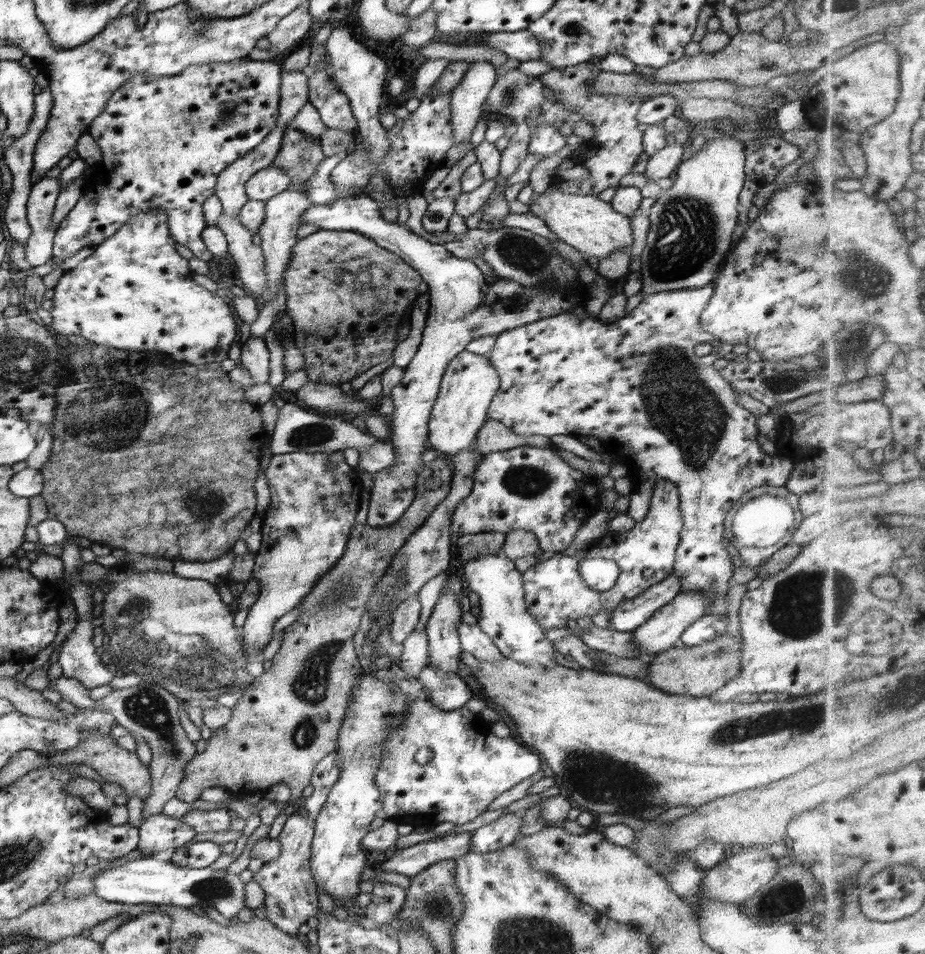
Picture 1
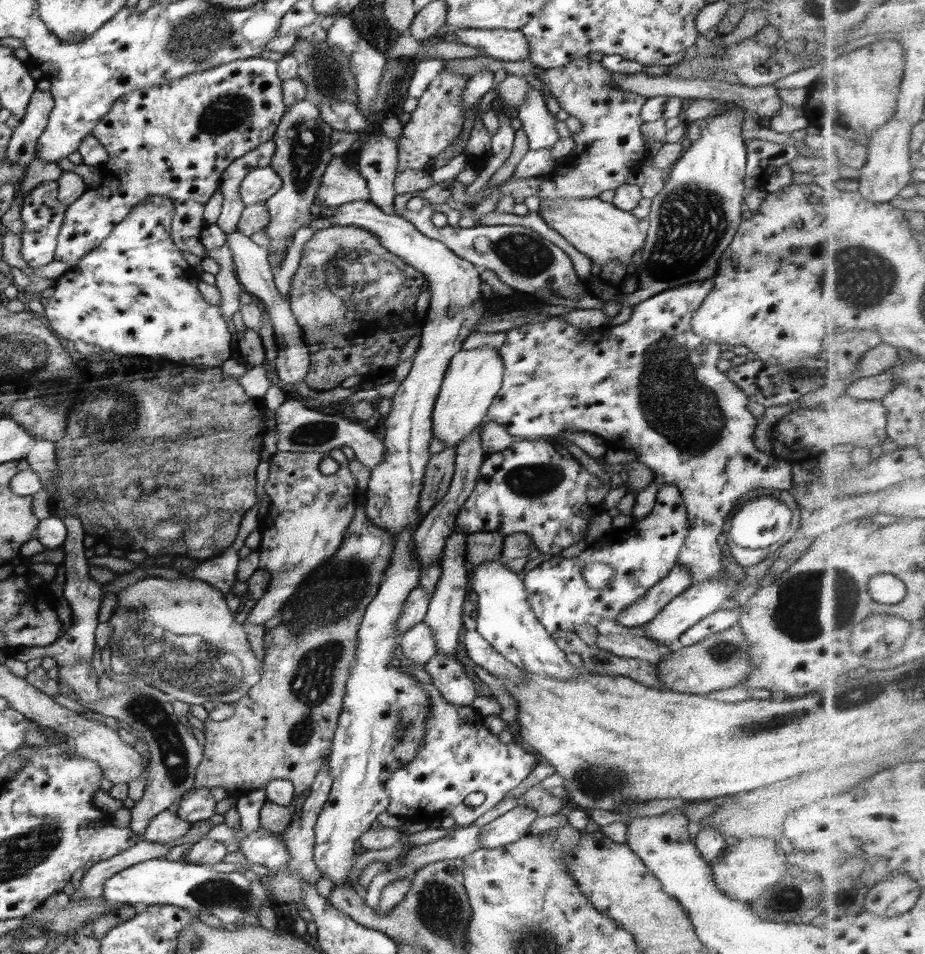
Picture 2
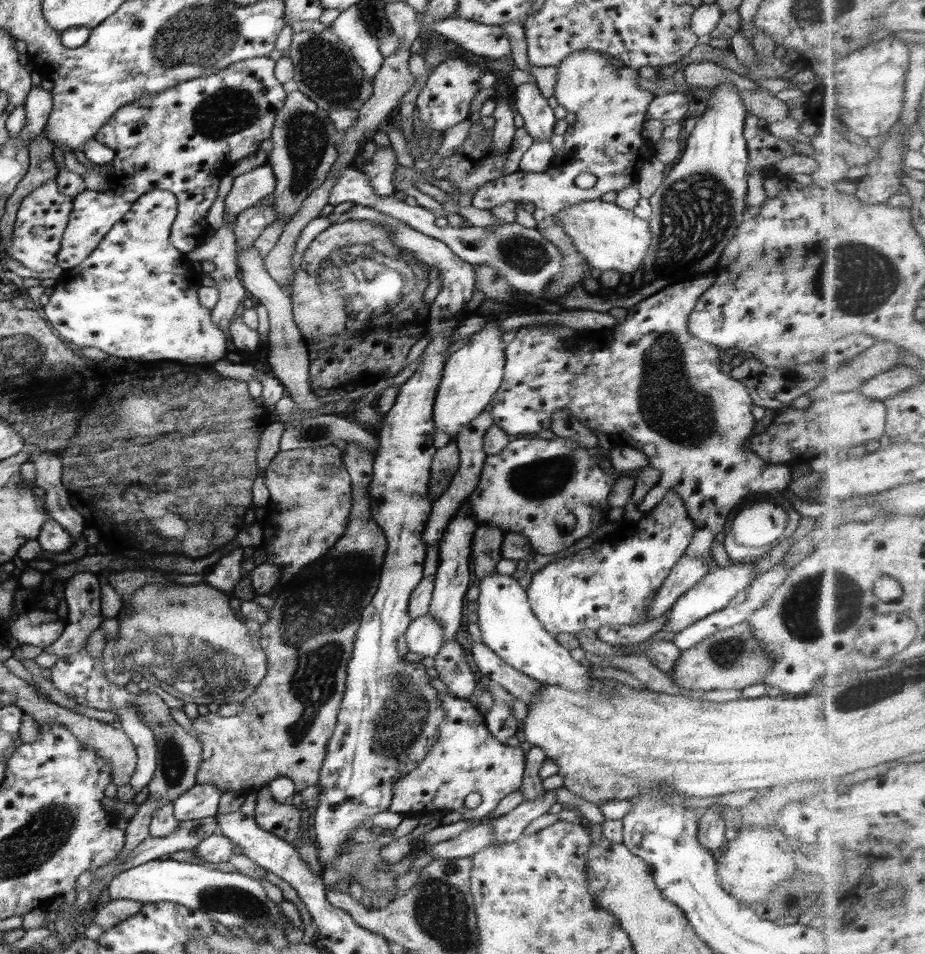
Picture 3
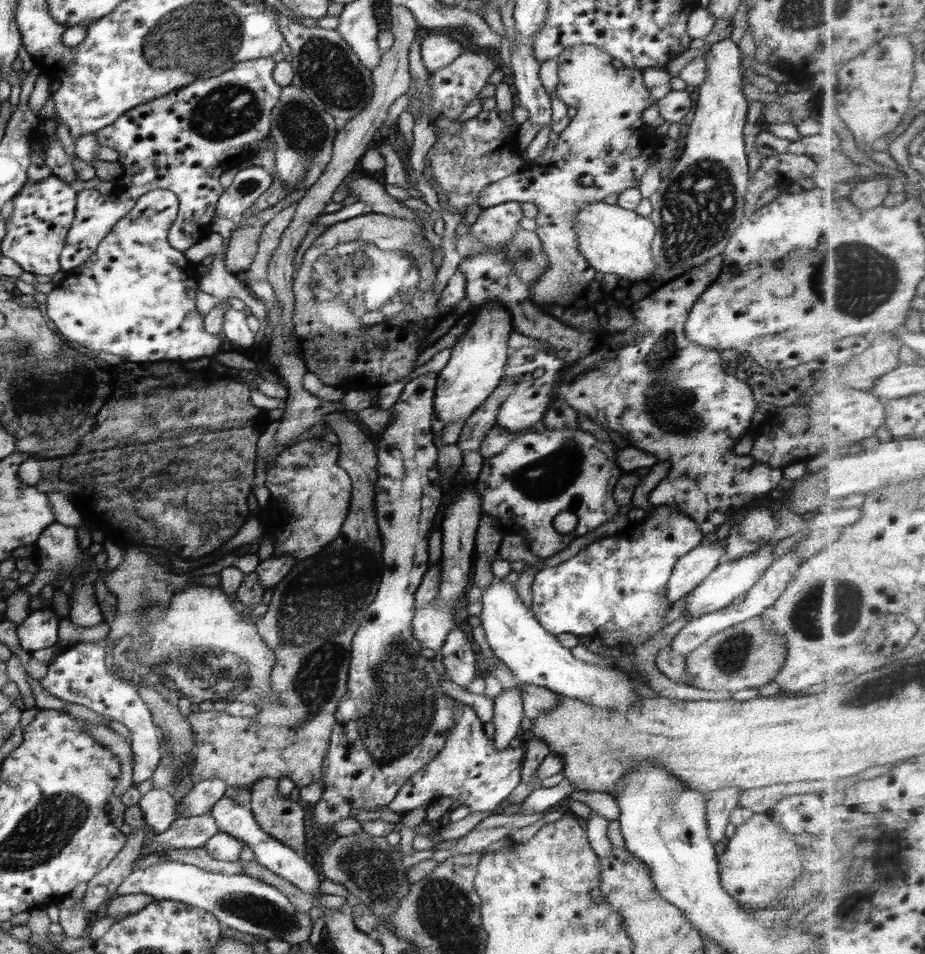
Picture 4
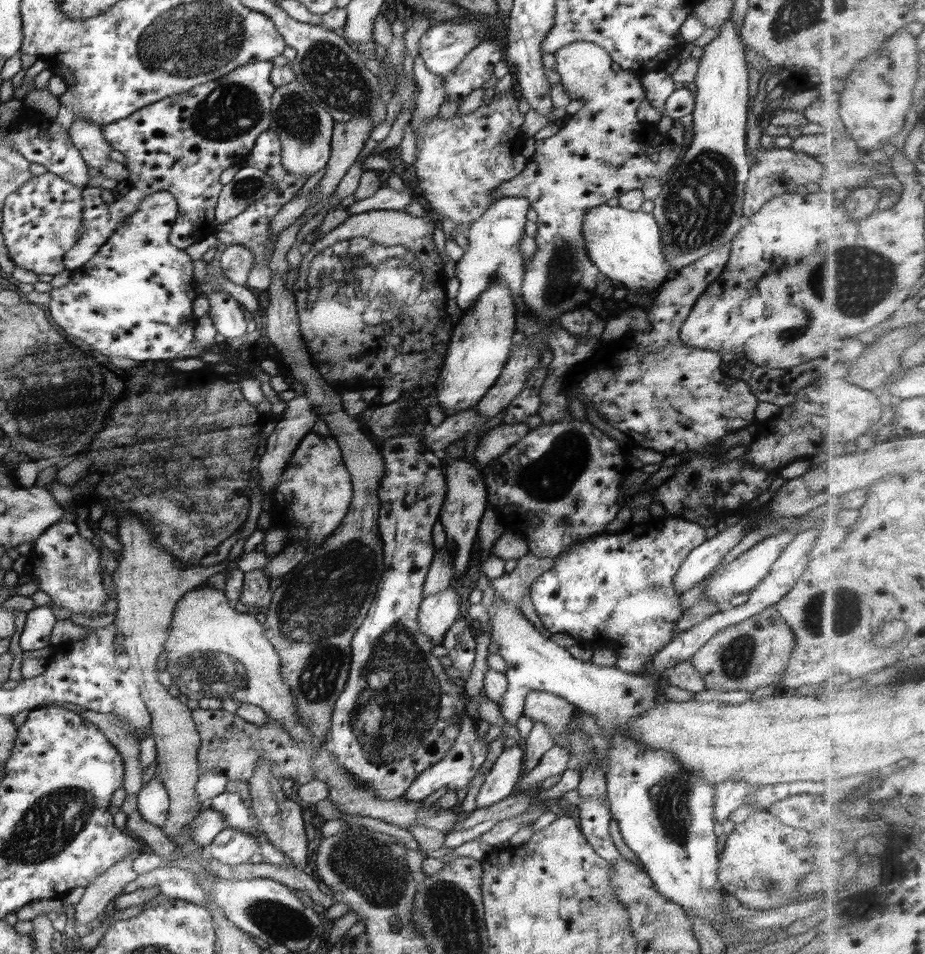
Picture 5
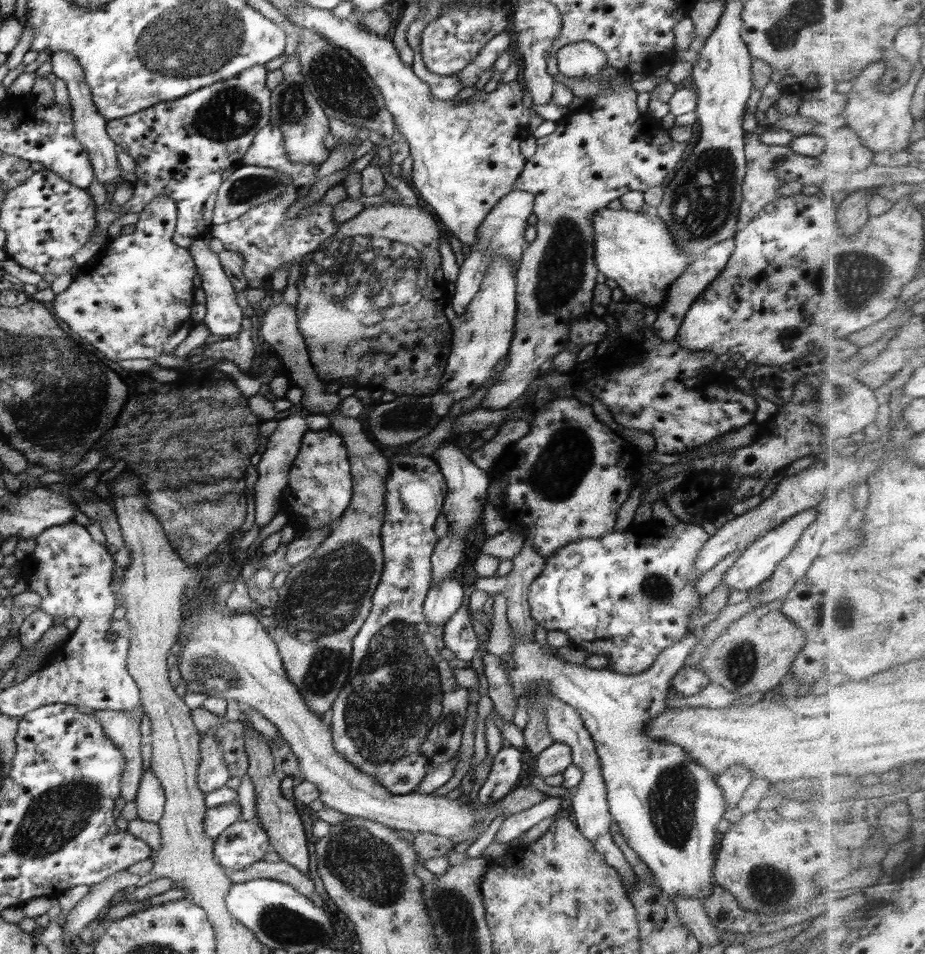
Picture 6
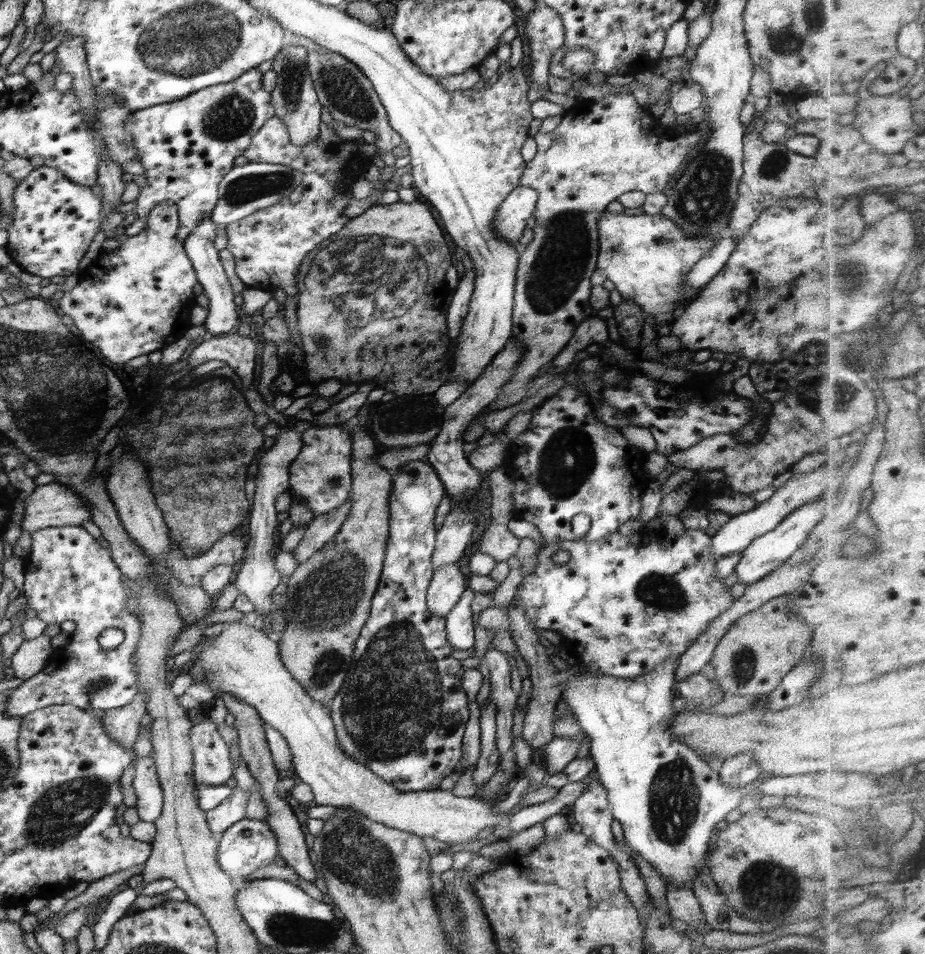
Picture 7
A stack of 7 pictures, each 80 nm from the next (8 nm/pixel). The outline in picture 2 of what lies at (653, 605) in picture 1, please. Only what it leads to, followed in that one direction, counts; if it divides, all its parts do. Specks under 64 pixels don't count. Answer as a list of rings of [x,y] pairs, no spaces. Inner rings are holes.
[[[677,563],[640,600],[632,603],[618,615],[618,624],[624,628],[640,631],[642,626],[658,617],[658,612],[662,612],[673,598],[682,594],[692,583],[692,573],[687,571],[684,565]]]

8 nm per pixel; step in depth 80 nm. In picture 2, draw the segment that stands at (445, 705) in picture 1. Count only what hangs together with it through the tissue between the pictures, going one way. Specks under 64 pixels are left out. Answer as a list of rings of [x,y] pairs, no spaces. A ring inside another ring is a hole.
[[[436,654],[426,663],[426,671],[430,674],[432,686],[442,694],[442,700],[454,706],[471,706],[475,702],[474,682],[456,654]]]

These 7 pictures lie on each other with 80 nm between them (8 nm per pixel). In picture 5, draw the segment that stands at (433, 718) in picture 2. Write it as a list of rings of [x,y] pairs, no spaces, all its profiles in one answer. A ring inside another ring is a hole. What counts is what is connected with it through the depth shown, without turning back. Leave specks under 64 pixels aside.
[[[465,713],[462,717],[462,724],[460,727],[460,732],[454,741],[454,744],[450,746],[450,753],[442,759],[442,761],[430,766],[430,769],[426,769],[422,771],[415,779],[414,782],[410,785],[410,788],[406,791],[406,794],[403,794],[400,799],[406,799],[409,801],[416,801],[416,802],[423,802],[423,800],[432,794],[432,792],[436,792],[436,790],[440,790],[440,788],[449,787],[451,791],[457,792],[462,788],[468,788],[470,786],[471,780],[480,773],[480,768],[488,762],[488,750],[487,746],[482,744],[482,741],[478,740],[478,733],[477,733],[477,725],[478,720],[470,719],[468,715]],[[518,744],[505,748],[485,774],[484,783],[476,795],[478,809],[492,806],[516,792],[523,774],[523,759]]]

